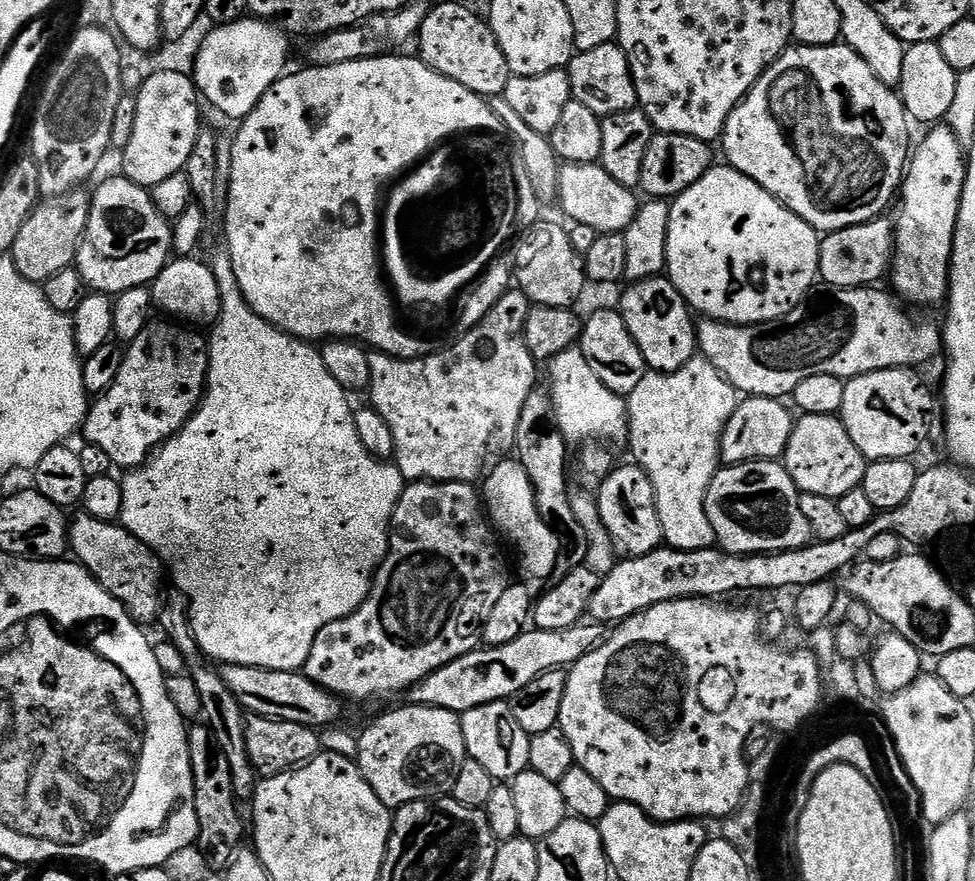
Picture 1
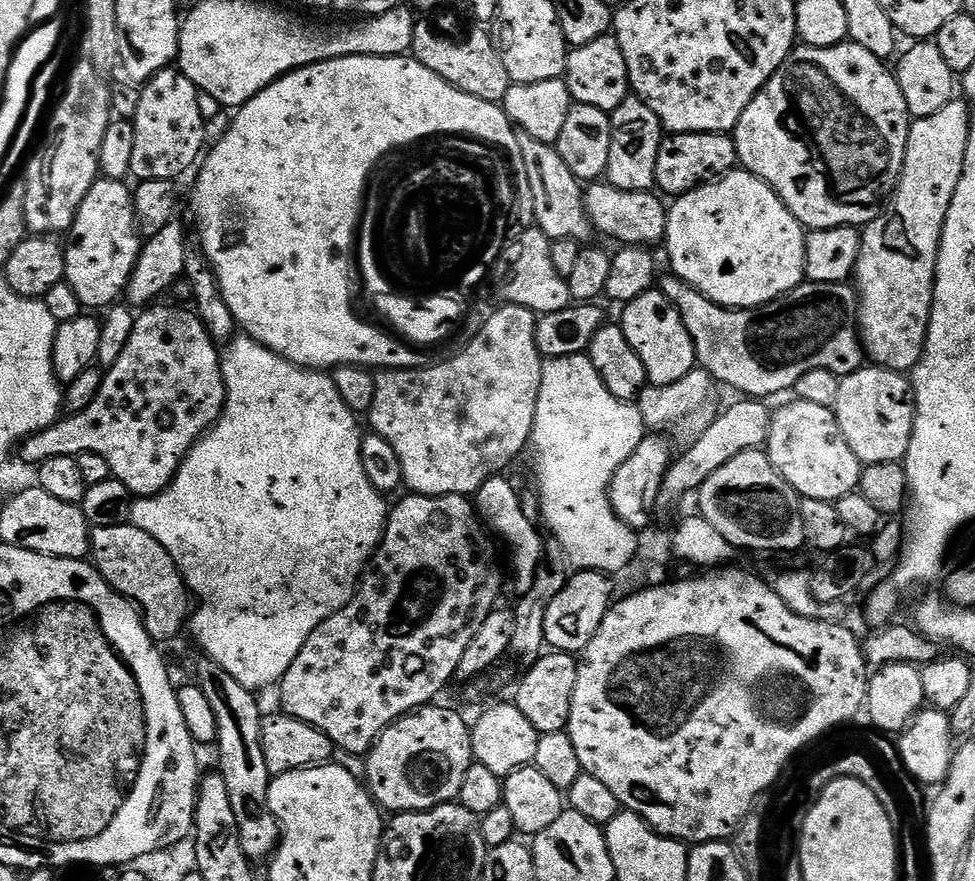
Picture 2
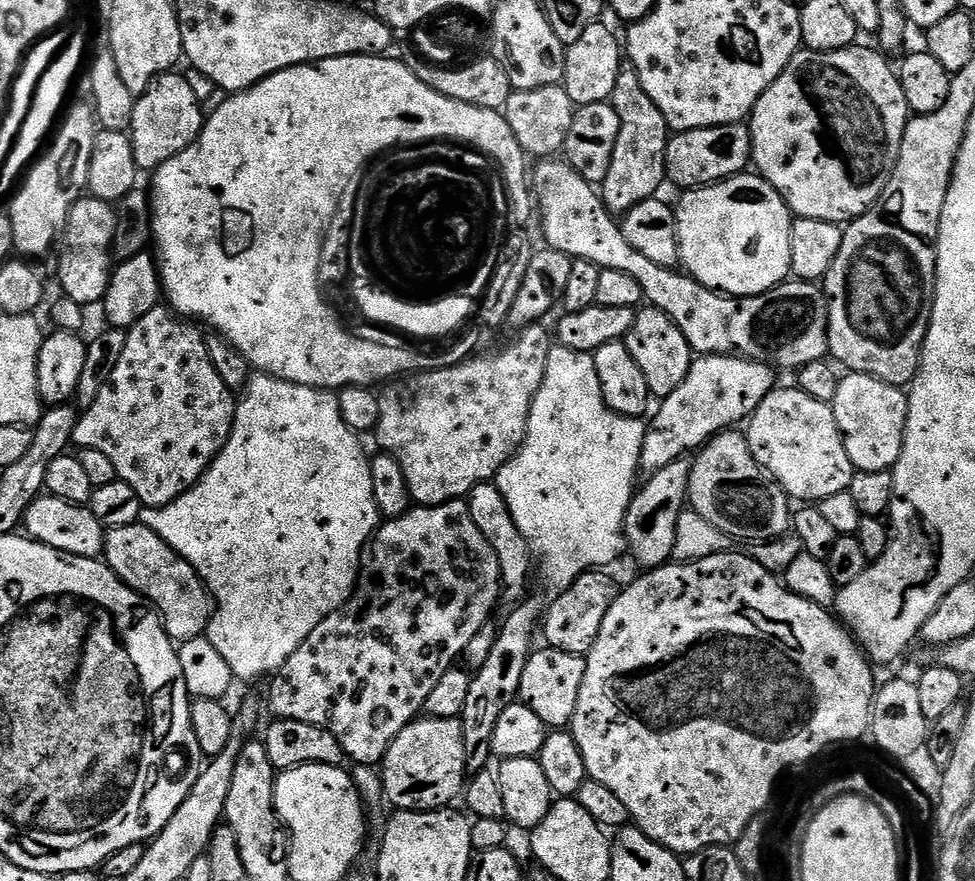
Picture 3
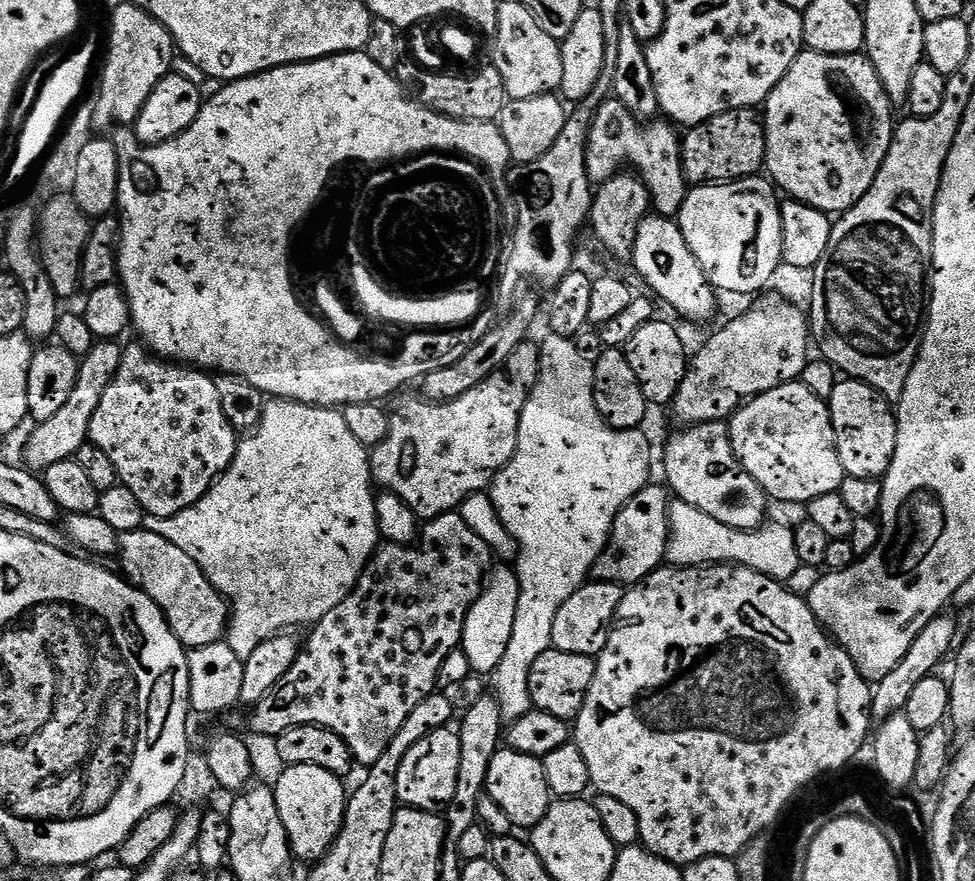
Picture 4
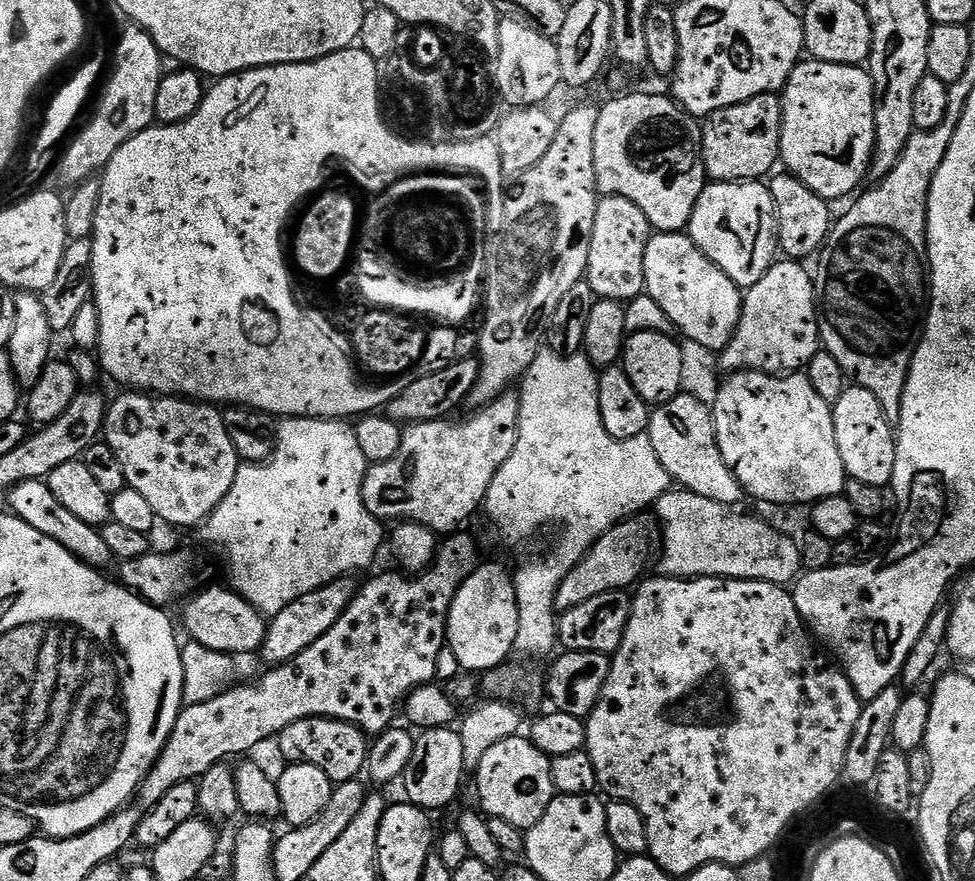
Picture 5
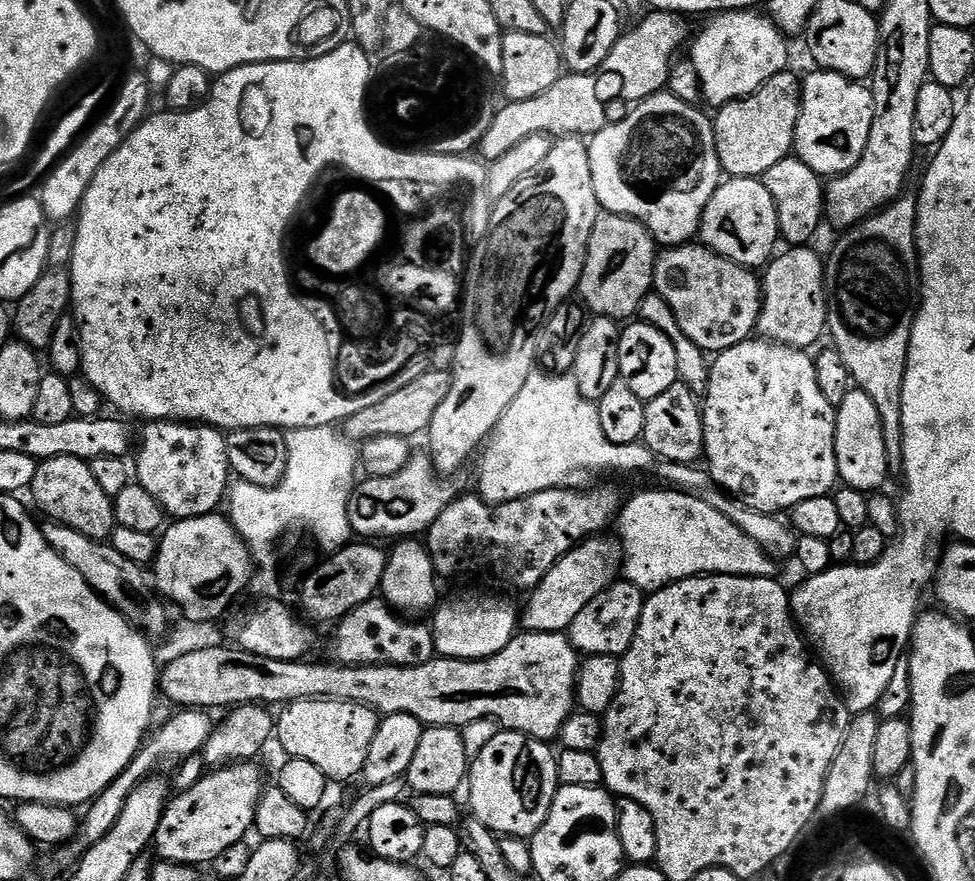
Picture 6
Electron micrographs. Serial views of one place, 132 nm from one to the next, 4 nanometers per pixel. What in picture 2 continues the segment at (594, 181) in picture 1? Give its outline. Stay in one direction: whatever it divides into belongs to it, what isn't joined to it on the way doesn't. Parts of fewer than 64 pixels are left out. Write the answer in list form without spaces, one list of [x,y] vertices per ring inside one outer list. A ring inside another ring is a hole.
[[[592,182],[584,188],[584,209],[588,211],[593,229],[597,233],[605,232],[606,235],[621,240],[619,243],[624,246],[653,246],[652,244],[661,243],[664,240],[668,225],[668,208],[663,202],[665,203],[655,191],[620,192],[613,184],[607,182]]]

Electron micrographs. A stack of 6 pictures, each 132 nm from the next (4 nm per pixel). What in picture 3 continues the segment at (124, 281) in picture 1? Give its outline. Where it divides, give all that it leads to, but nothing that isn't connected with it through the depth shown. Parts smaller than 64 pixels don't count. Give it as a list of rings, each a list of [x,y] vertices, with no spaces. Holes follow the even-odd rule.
[[[94,195],[81,196],[80,201],[70,210],[62,237],[62,247],[59,249],[63,295],[85,306],[99,305],[103,301],[114,267],[112,243],[115,233],[116,208]]]

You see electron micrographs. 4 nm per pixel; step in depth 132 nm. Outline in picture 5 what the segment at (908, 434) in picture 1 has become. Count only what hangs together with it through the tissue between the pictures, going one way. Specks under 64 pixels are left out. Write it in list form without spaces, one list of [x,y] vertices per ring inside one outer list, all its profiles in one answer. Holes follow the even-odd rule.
[[[849,386],[842,398],[832,405],[834,418],[834,442],[838,442],[838,454],[842,454],[844,475],[848,480],[867,482],[875,488],[887,489],[894,474],[896,457],[896,433],[893,421],[886,418],[878,398],[870,390]]]

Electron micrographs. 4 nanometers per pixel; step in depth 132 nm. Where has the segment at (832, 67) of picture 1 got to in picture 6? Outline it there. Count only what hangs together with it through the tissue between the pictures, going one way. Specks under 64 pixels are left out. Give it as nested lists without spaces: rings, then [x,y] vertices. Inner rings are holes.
[[[815,71],[802,80],[794,152],[821,178],[831,178],[858,166],[868,148],[870,126],[876,111],[872,89],[867,83],[851,80],[837,72]]]

